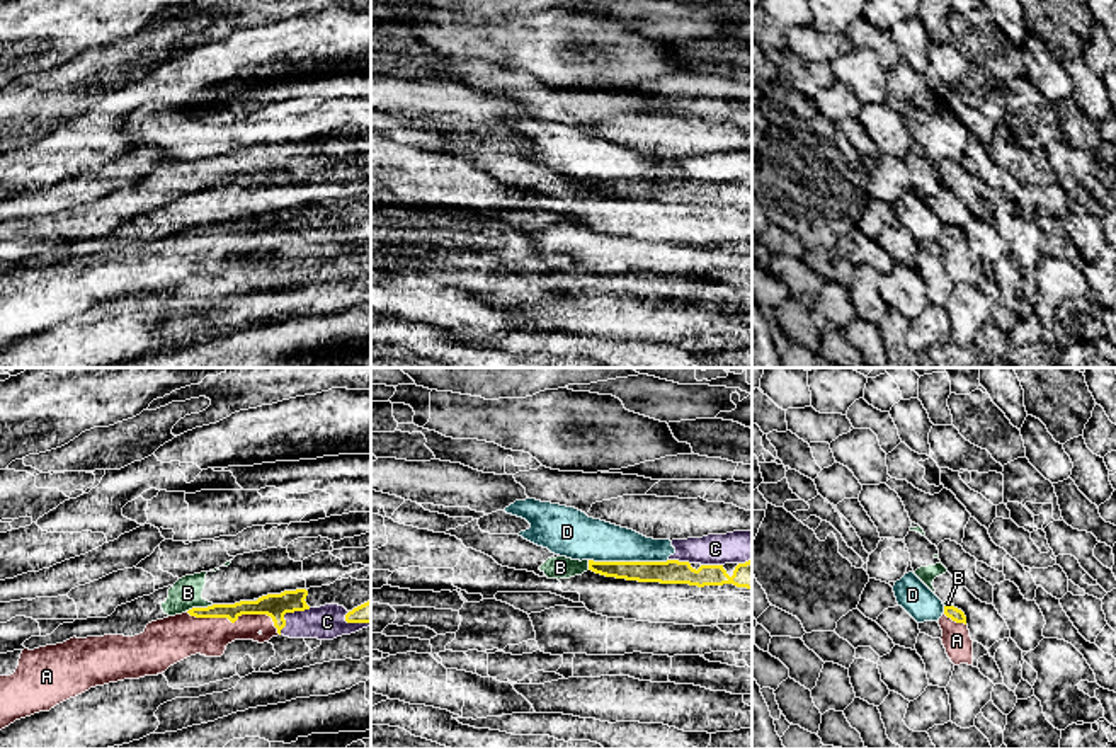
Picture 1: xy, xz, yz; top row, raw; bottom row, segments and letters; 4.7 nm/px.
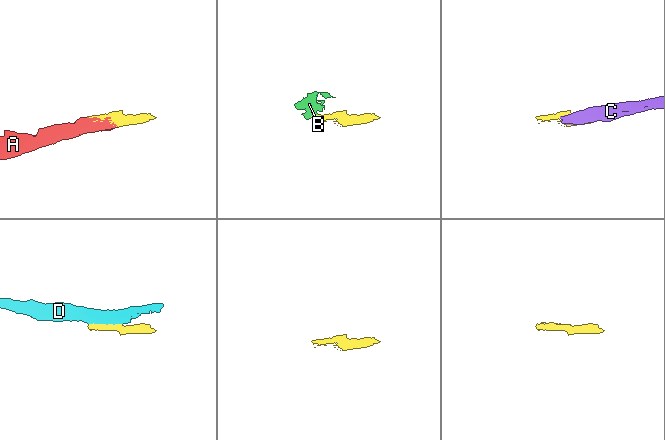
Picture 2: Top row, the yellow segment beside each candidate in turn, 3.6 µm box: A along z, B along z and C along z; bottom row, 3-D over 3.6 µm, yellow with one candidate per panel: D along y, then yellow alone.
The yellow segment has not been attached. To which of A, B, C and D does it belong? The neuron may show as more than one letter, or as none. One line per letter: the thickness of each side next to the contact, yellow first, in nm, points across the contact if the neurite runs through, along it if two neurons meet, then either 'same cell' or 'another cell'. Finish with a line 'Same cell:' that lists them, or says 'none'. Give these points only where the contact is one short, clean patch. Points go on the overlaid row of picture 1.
A: 110 nm thick on the yellow side, 190 nm on the other; same cell
B: 80 nm thick on the yellow side, 140 nm on the other; border along xy (213, 605), (187, 611); another cell
C: 110 nm thick on the yellow side, 160 nm on the other; another cell
D: 110 nm thick on the yellow side, 200 nm on the other; border along xz (589, 559), (667, 560); another cell
Same cell: A

